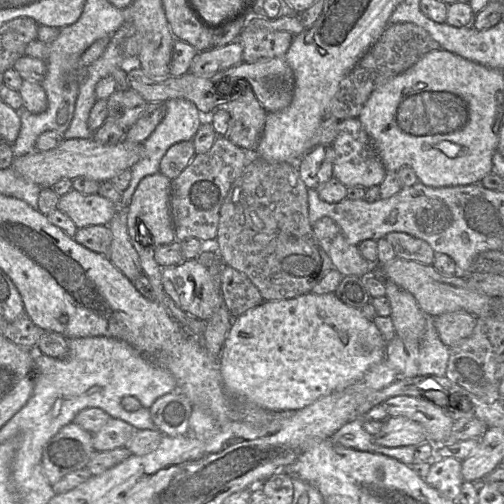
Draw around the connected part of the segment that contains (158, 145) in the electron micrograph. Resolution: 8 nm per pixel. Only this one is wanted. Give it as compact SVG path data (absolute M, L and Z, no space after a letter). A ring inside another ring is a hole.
M170 99L165 102L167 112L164 119L156 127L149 138L142 143L142 156L131 168L131 181L128 188L122 193L119 210L126 210L132 201L132 197L140 184L147 176L159 173L160 163L167 151L174 145L183 141L192 141L199 130L200 125L210 119L210 116L203 116L198 108L186 99Z

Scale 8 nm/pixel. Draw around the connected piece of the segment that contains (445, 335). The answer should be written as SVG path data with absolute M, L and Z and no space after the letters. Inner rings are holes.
M455 311L435 316L433 322L441 341L450 348L472 334L477 318L466 311Z

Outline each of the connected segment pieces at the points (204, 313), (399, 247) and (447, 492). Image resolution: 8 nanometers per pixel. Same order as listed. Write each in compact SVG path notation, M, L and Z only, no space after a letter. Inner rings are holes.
M197 259L162 268L162 285L182 311L203 321L224 303L219 283Z
M392 232L385 236L392 245L396 258L432 265L435 251L424 240L404 232Z
M453 457L444 458L434 458L432 461L427 461L431 463L430 471L425 478L426 483L435 488L442 496L451 500L457 501L461 485L464 480L461 473L461 461Z

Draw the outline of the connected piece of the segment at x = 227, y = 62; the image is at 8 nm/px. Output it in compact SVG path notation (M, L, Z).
M233 41L219 48L199 52L194 58L189 72L207 78L242 62L243 46L239 41Z

